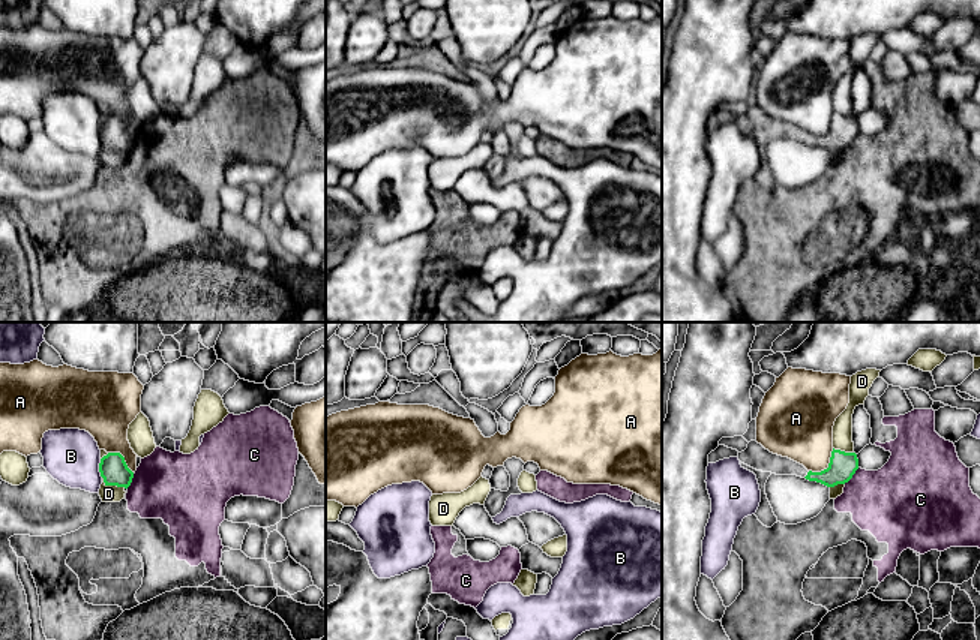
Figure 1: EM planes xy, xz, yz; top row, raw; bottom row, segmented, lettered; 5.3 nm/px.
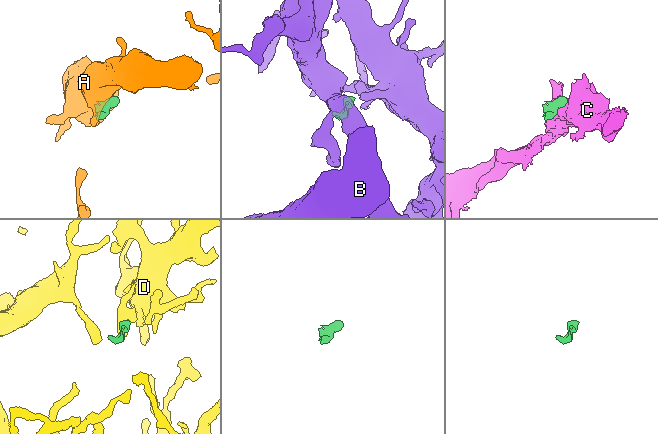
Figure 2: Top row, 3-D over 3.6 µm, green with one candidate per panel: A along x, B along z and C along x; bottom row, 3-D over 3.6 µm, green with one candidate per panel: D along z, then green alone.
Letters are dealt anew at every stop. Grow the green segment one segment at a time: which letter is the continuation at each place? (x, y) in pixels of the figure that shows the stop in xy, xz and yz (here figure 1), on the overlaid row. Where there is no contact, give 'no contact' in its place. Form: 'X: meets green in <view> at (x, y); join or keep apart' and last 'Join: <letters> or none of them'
A: meets green in yz at (829, 466); keep apart
B: meets green in xy at (99, 468); keep apart
C: meets green in yz at (851, 477); keep apart
D: meets green in xy at (113, 484); keep apart
Join: none of them

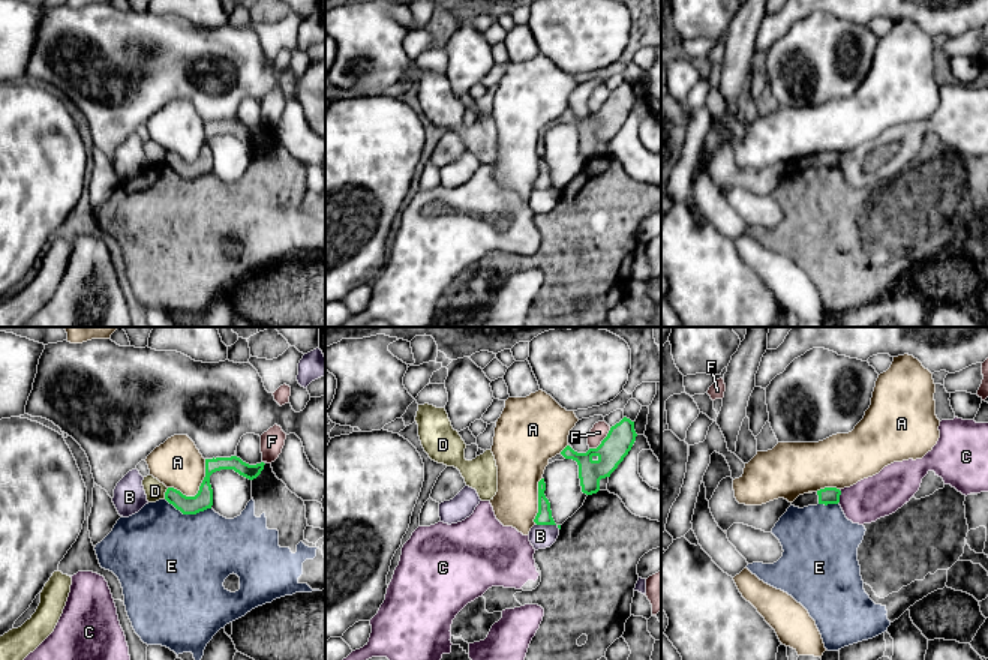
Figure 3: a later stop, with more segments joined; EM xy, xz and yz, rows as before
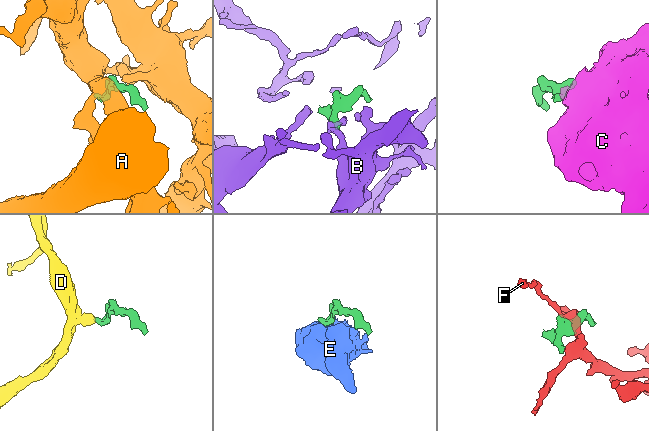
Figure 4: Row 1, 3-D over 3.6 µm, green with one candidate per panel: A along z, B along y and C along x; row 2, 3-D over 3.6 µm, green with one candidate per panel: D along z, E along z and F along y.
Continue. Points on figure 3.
A: meets green in xy at (198, 491); keep apart
B: meets green in xz at (547, 524); keep apart
C: meets green in yz at (838, 497); keep apart
D: meets green in xy at (165, 494); keep apart
E: meets green in xy at (188, 513); keep apart
F: meets green in xz at (601, 441); keep apart
Join: none of them

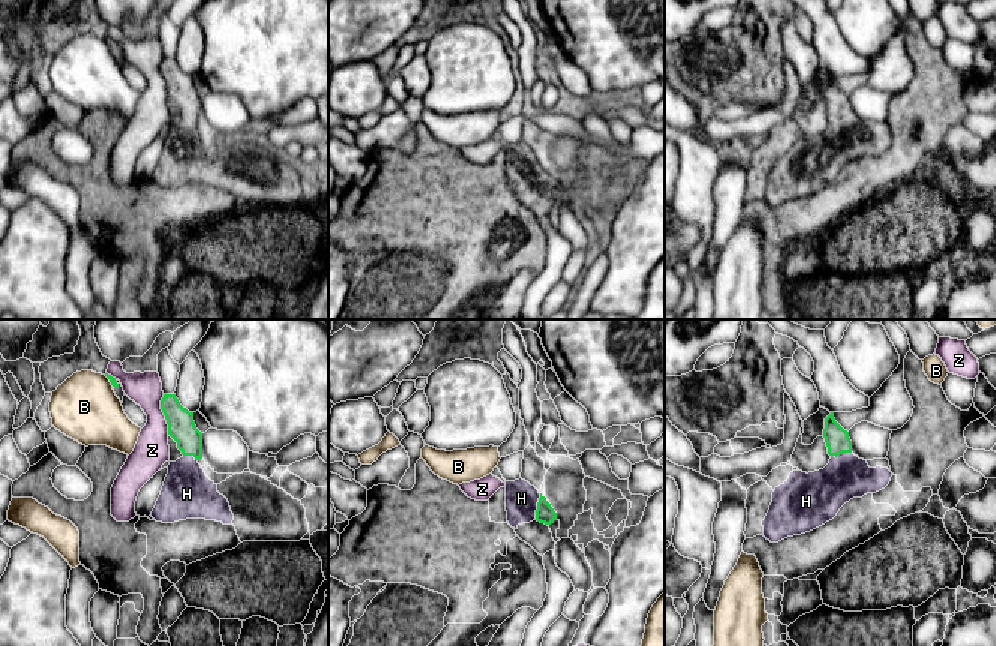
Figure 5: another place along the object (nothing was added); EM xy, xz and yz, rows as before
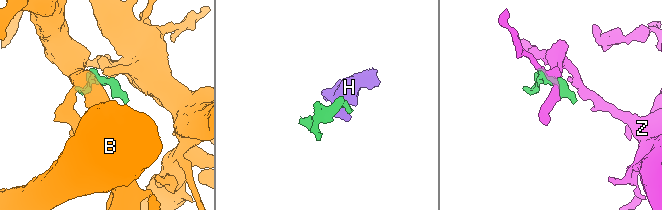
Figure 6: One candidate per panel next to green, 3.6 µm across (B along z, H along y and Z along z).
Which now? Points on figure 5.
B: meets green in xy at (110, 381); keep apart
H: meets green in xz at (537, 505); join
Z: meets green in xy at (164, 414); keep apart
Join: H

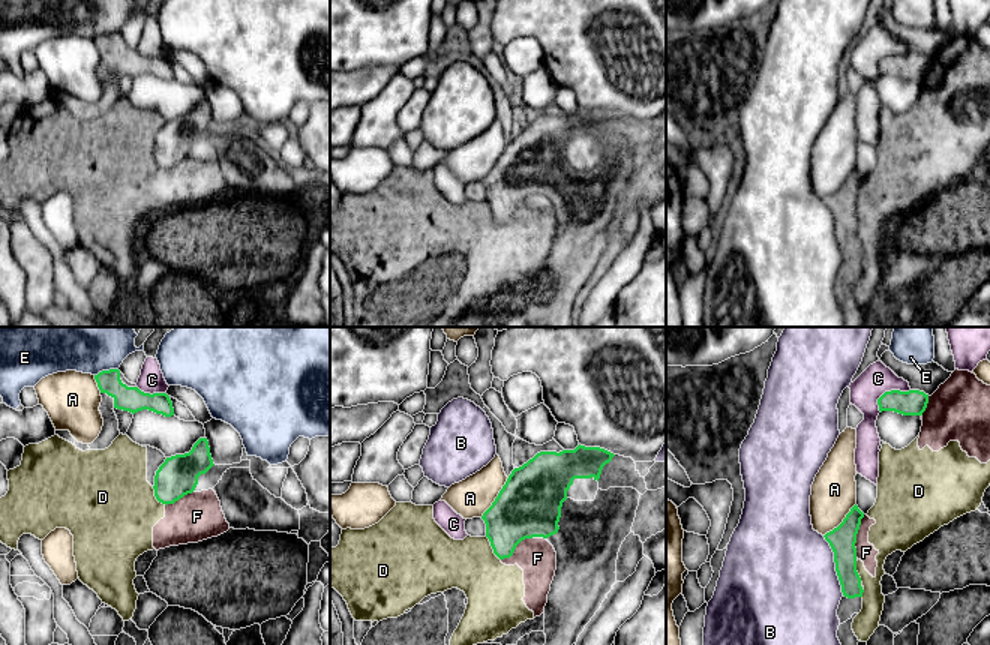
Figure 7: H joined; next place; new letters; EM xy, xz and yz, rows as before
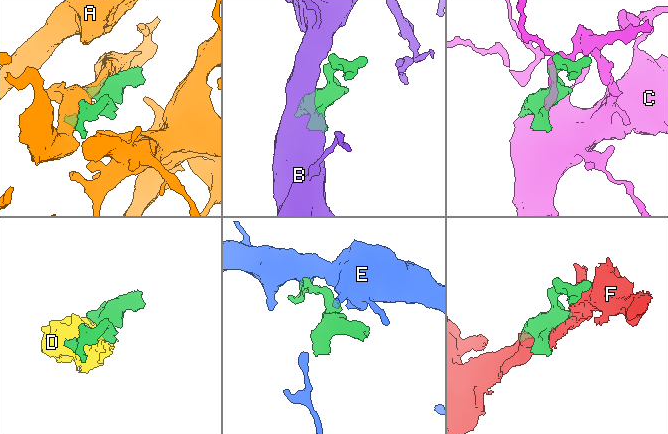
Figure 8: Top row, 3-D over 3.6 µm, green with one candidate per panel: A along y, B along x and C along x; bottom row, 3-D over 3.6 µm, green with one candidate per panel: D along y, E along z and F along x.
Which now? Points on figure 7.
A: meets green in xz at (497, 497); keep apart
B: meets green in yz at (836, 566); keep apart
C: meets green in yz at (888, 392); keep apart
D: meets green in xz at (492, 548); keep apart
E: meets green in xy at (105, 371); keep apart
F: meets green in yz at (855, 536); keep apart
Join: none of them

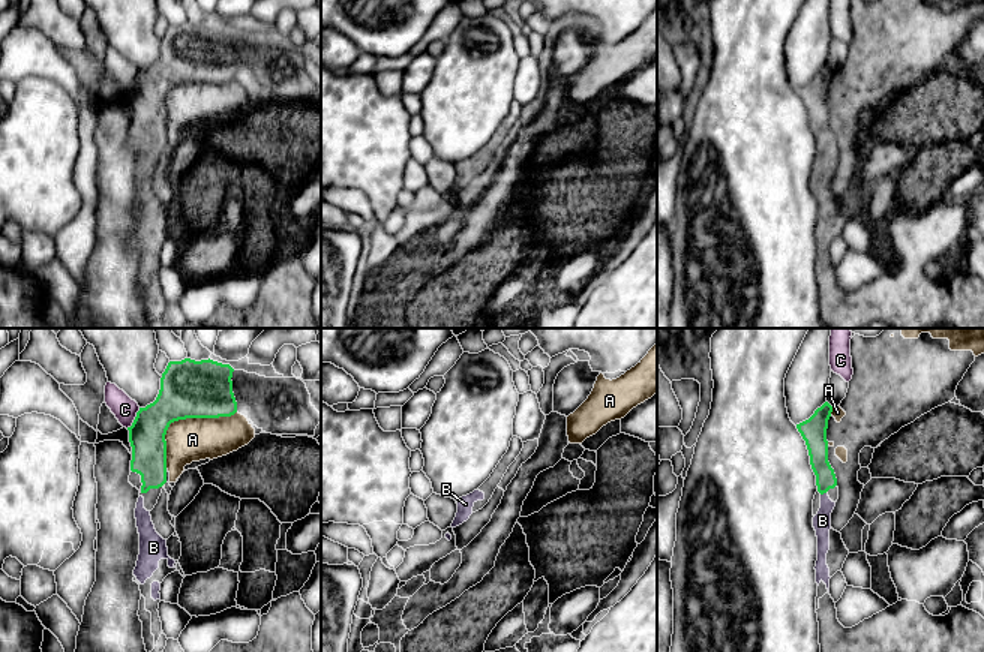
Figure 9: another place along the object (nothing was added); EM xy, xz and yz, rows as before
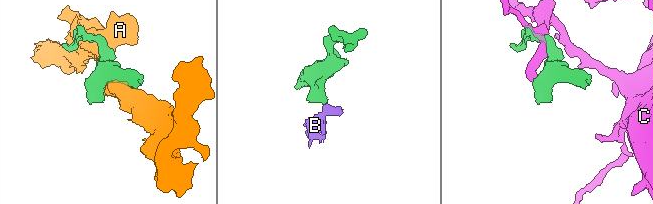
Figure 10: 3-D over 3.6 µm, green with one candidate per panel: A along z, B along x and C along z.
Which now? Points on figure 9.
A: meets green in xy at (180, 418); keep apart
B: meets green in yz at (822, 493); join
C: meets green in xy at (135, 418); keep apart
Join: B

